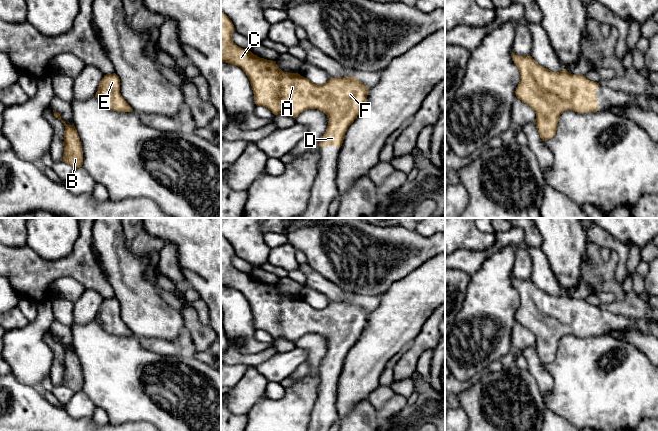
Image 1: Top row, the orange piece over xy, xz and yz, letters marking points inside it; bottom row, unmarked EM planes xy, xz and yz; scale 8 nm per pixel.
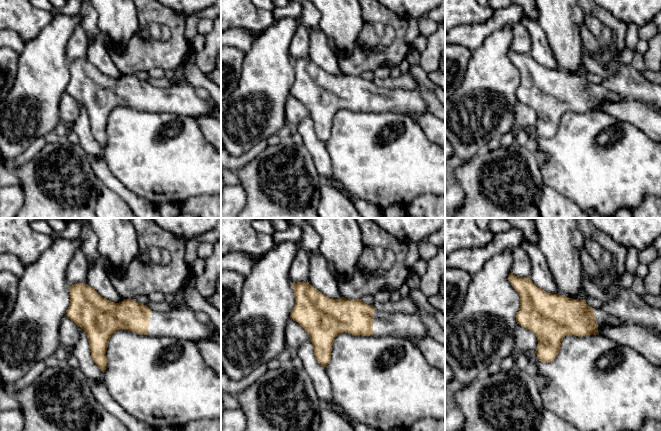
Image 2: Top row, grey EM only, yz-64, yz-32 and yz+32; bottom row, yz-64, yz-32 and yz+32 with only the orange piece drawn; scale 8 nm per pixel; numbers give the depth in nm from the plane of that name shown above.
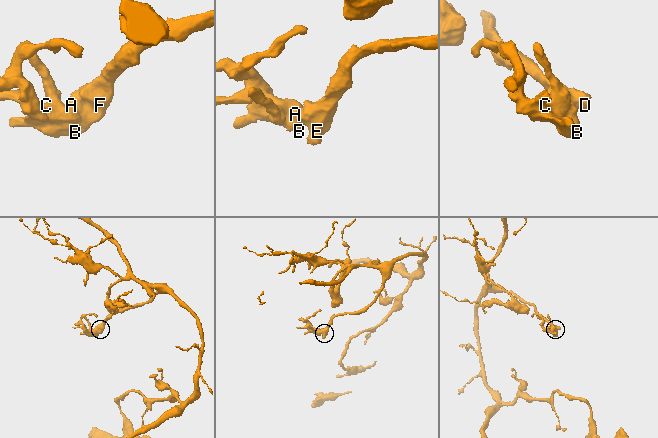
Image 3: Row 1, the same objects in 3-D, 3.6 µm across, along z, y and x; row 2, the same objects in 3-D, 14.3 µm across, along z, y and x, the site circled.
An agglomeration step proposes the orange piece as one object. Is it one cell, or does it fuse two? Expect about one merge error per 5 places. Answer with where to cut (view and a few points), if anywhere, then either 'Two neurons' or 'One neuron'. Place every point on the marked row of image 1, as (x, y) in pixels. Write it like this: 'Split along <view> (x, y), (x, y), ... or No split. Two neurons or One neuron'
No split. One neuron

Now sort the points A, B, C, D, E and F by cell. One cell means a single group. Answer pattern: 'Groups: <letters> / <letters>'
Groups: A B C D E F

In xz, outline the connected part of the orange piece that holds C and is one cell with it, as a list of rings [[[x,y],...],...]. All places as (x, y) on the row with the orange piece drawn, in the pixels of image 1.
[[[221,11],[221,61],[236,65],[246,73],[251,83],[255,104],[268,108],[274,115],[284,114],[293,118],[307,109],[323,111],[329,122],[319,147],[341,147],[348,127],[357,118],[367,100],[368,87],[355,76],[330,78],[325,84],[314,84],[298,73],[283,72],[276,61],[260,58],[251,51],[237,46],[232,40],[234,31],[232,21]]]

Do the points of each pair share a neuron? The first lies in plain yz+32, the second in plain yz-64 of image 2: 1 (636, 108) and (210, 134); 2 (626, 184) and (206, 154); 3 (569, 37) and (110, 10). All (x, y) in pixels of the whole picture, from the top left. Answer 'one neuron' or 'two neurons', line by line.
1: one neuron
2: one neuron
3: one neuron

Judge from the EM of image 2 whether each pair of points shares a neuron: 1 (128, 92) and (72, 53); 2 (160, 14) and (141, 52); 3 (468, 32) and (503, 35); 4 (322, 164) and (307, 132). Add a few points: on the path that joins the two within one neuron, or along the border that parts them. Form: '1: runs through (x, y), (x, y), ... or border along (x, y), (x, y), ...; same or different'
1: border along (86, 59), (74, 59), (69, 63); different
2: runs through (174, 28), (174, 39), (161, 52), (156, 52); same
3: border along (511, 24), (494, 30), (473, 50); different
4: runs through (320, 156), (310, 140); same

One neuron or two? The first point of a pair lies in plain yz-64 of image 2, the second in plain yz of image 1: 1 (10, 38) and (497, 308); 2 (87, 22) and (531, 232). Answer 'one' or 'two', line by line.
1: two
2: one

